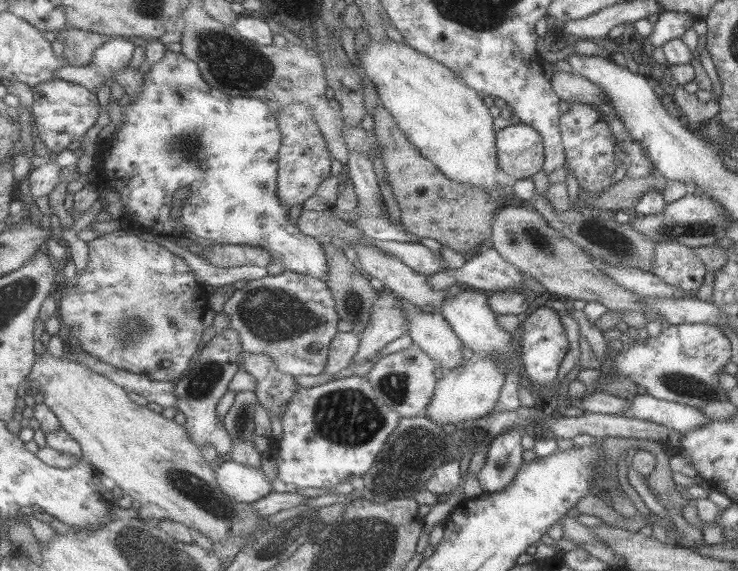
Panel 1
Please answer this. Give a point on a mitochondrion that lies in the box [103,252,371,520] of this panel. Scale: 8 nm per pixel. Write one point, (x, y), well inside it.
(270, 316)

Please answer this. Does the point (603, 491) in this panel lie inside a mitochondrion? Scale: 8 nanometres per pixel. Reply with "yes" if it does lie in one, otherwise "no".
no

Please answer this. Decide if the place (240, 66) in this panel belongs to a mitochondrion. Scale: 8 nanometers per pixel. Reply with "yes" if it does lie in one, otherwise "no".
yes

